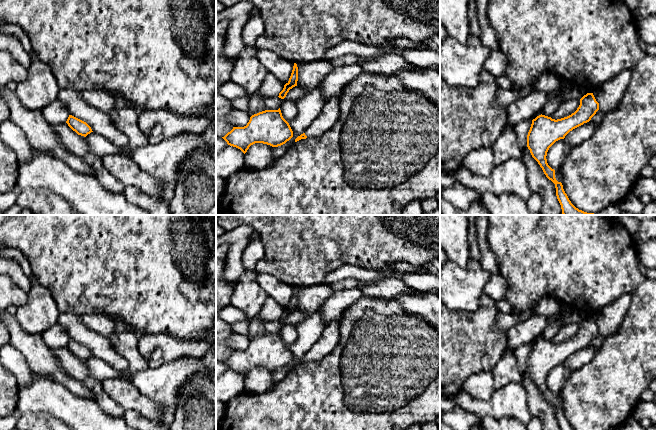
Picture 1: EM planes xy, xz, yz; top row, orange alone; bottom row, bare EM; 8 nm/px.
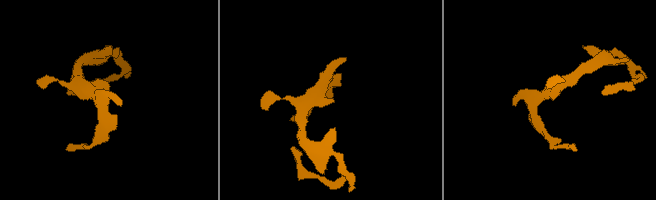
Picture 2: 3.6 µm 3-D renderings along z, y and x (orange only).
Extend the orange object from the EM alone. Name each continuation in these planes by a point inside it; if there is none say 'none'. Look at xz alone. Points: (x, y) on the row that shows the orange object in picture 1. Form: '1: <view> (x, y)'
1: xz (329, 115)

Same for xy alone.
none

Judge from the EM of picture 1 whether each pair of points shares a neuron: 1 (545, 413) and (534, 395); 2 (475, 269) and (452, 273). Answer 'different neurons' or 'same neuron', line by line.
1: same neuron
2: same neuron

